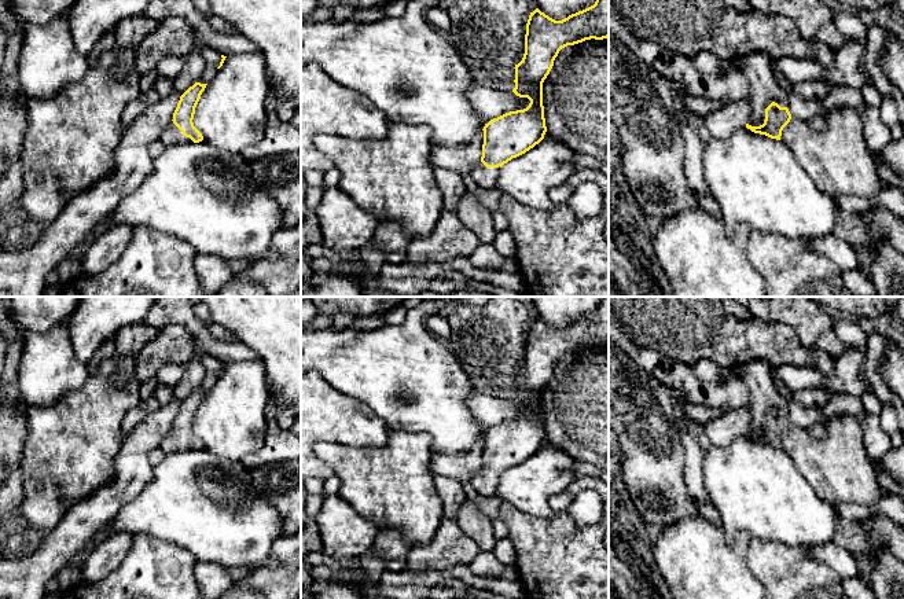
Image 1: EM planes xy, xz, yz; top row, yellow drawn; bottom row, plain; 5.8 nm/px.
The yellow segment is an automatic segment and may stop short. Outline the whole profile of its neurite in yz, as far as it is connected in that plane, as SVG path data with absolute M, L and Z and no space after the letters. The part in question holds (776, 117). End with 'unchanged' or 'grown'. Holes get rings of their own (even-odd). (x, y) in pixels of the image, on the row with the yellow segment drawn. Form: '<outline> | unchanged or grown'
M772 102L765 109L765 120L760 126L746 124L754 133L765 135L784 143L795 155L800 165L813 179L816 185L831 198L846 194L861 198L875 198L882 191L878 166L872 154L872 147L864 135L864 121L855 109L838 107L828 111L826 128L812 129L806 121L795 118L787 107L780 107Z | grown

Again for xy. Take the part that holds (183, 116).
M195 82L190 87L177 103L173 120L162 132L161 142L168 147L173 144L199 143L202 133L194 126L195 107L207 84Z | grown

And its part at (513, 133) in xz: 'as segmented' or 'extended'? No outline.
extended

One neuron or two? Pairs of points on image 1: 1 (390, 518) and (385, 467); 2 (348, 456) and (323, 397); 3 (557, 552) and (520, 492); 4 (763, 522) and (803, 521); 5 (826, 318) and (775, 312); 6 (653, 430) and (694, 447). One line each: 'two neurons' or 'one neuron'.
1: one neuron
2: two neurons
3: two neurons
4: one neuron
5: one neuron
6: two neurons

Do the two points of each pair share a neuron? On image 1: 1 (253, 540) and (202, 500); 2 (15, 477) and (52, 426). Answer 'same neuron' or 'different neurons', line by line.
1: same neuron
2: different neurons

